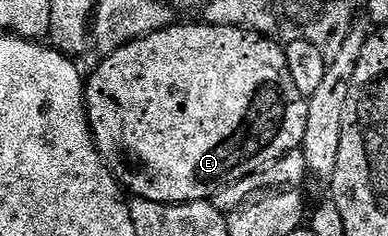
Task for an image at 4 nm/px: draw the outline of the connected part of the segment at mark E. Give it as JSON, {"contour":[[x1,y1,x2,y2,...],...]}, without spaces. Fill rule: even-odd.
{"contour":[[198,21,198,23,181,23,171,27,165,27,162,31,156,31,150,35,145,35,141,39,131,41,127,45,121,47,117,51,112,51,104,56,105,59,97,68,93,71,93,76,88,76,85,85,85,108,89,114,89,128,93,134,93,139,97,143,97,152,100,153,105,159,105,164,109,166,113,171,113,176,121,184,122,188,130,196,139,199,150,199,156,203,199,203,202,201,212,200,212,195,220,193,224,187,229,187,232,183,241,183,248,175,253,175,256,171,261,171,264,167,280,164,285,155,289,151,296,151,305,142,305,134,307,133,307,109,309,104,307,97,303,93,299,93,298,87,295,85,294,79,291,78,291,69,287,69,287,57,285,56,285,47,282,44,272,43,274,40,267,35,258,35,255,31,247,31,243,27,216,27,213,23,207,23,204,21]]}

